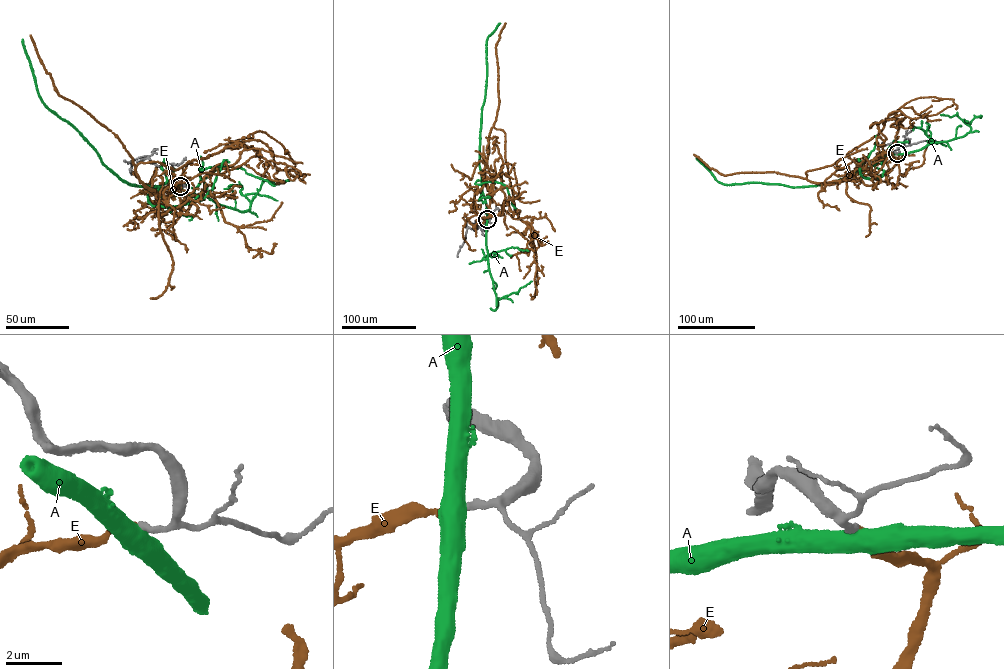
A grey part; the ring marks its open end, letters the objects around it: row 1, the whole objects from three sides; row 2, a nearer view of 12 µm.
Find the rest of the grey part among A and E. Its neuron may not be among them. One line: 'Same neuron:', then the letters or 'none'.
Same neuron: E

